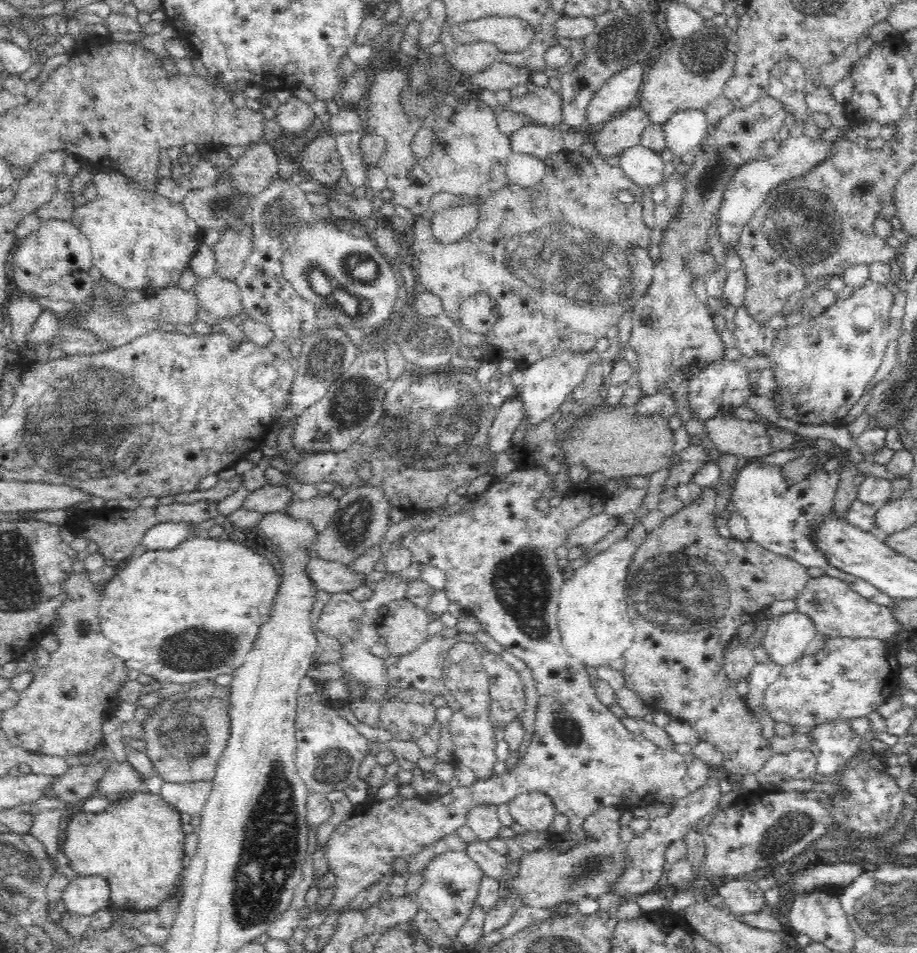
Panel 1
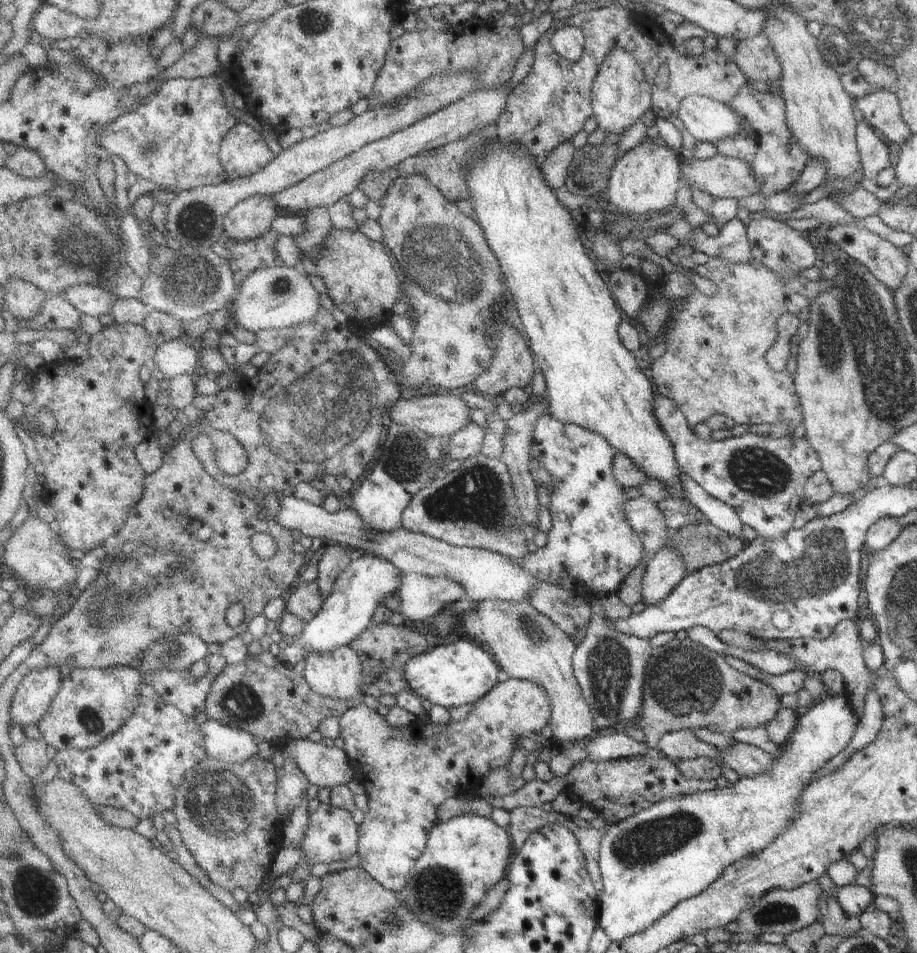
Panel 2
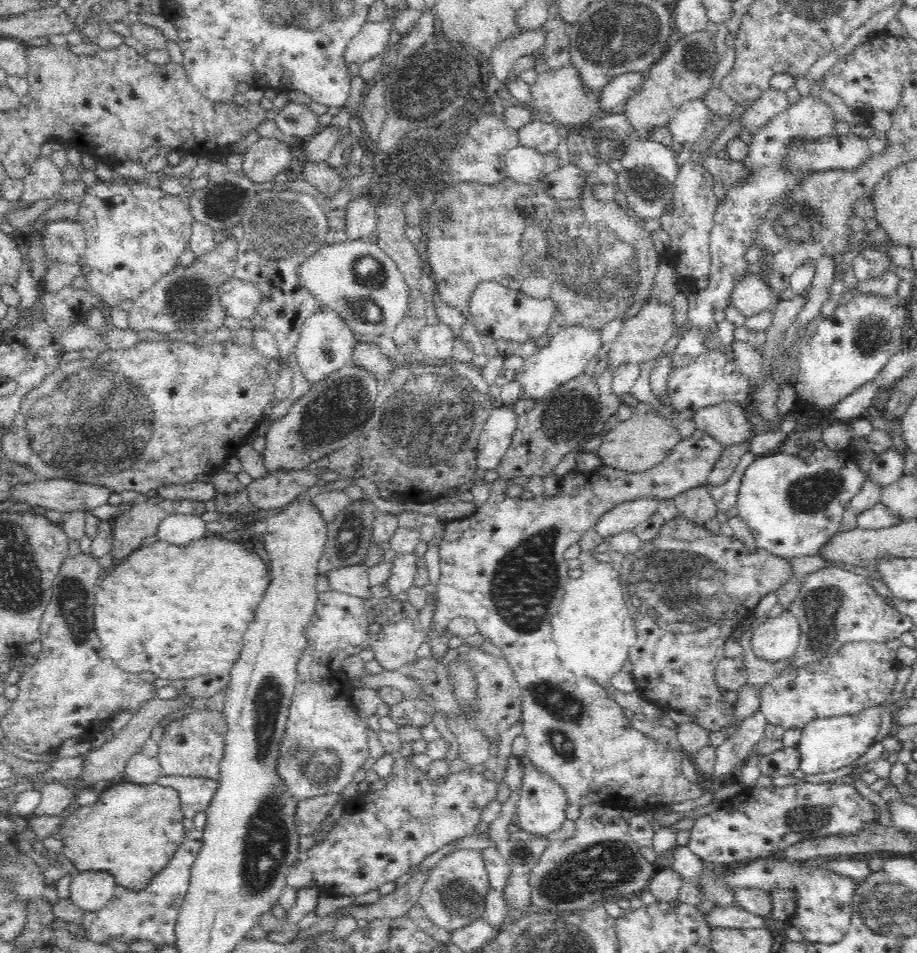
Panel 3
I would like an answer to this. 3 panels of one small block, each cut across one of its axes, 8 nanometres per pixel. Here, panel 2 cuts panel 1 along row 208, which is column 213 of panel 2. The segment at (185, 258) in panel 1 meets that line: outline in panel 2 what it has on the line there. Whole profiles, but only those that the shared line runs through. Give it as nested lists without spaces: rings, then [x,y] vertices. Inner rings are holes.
[[[222,73],[197,79],[179,77],[165,81],[161,89],[153,94],[144,106],[120,116],[119,120],[104,128],[104,132],[100,134],[99,144],[111,155],[123,159],[131,172],[165,189],[174,188],[177,192],[182,192],[227,183],[232,178],[223,165],[220,152],[223,151],[228,133],[239,123],[236,116],[228,109],[224,94],[226,83],[229,85]],[[178,104],[186,105],[184,114],[178,114]]]

